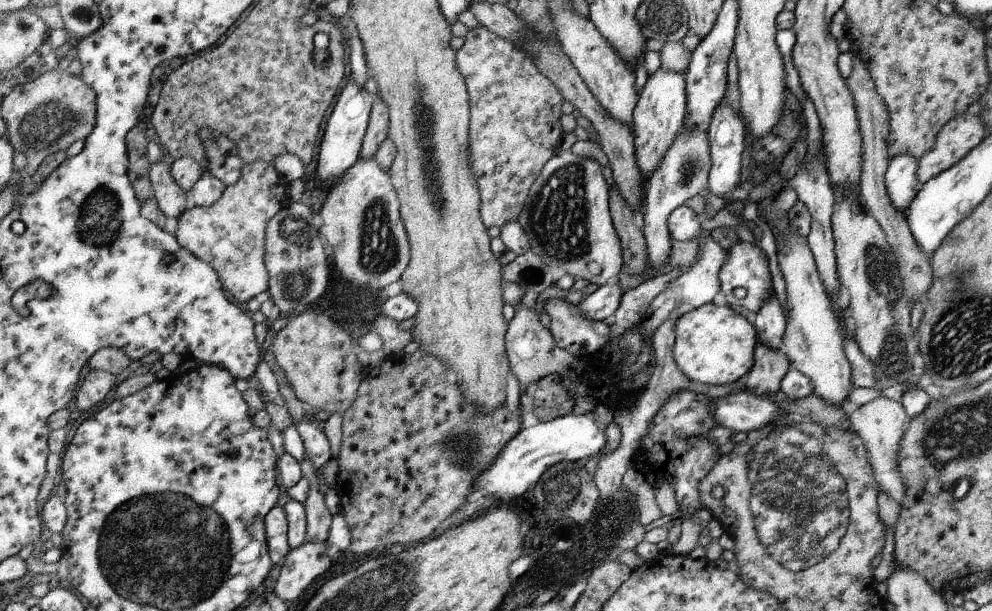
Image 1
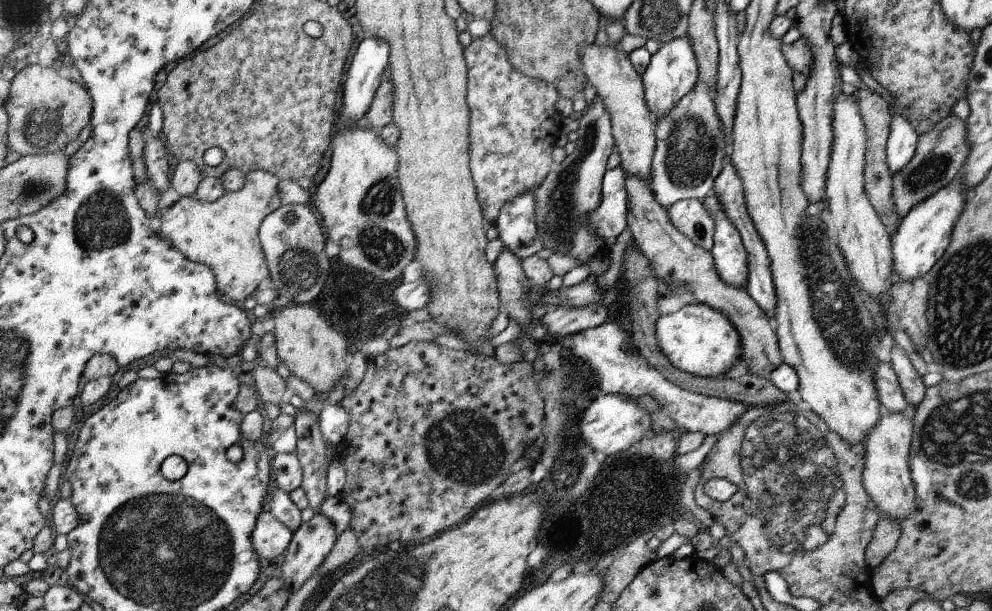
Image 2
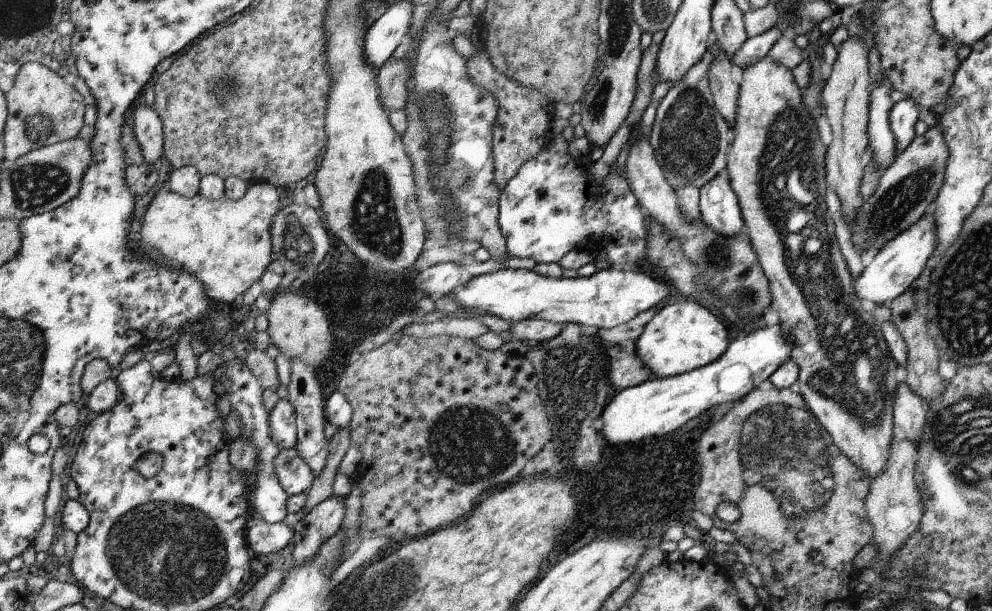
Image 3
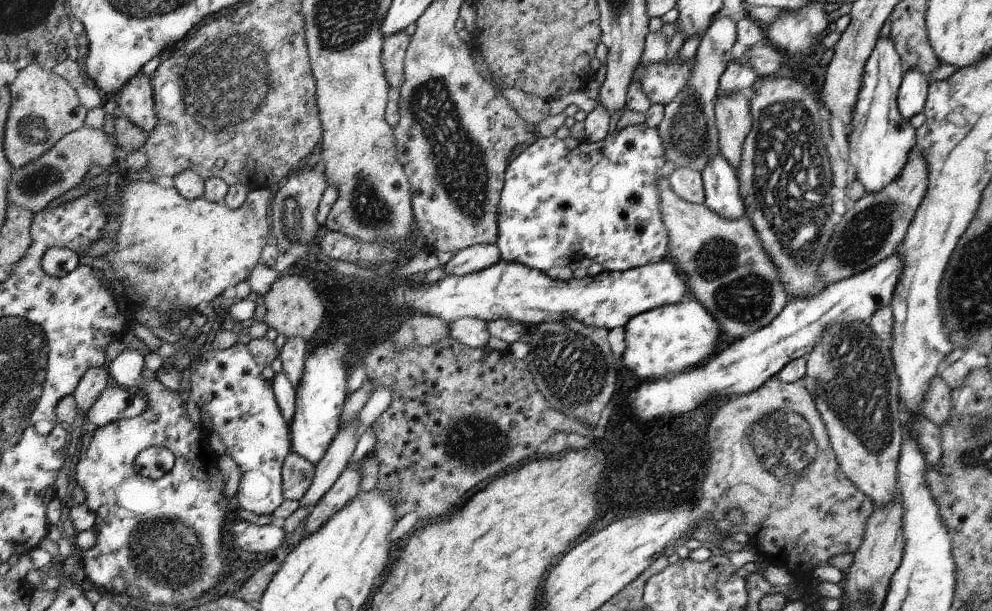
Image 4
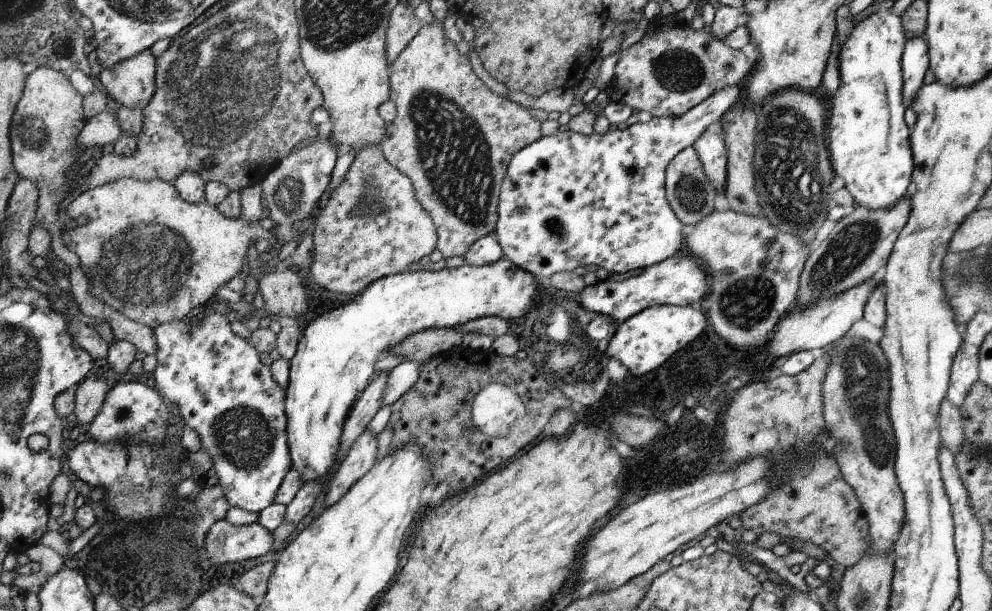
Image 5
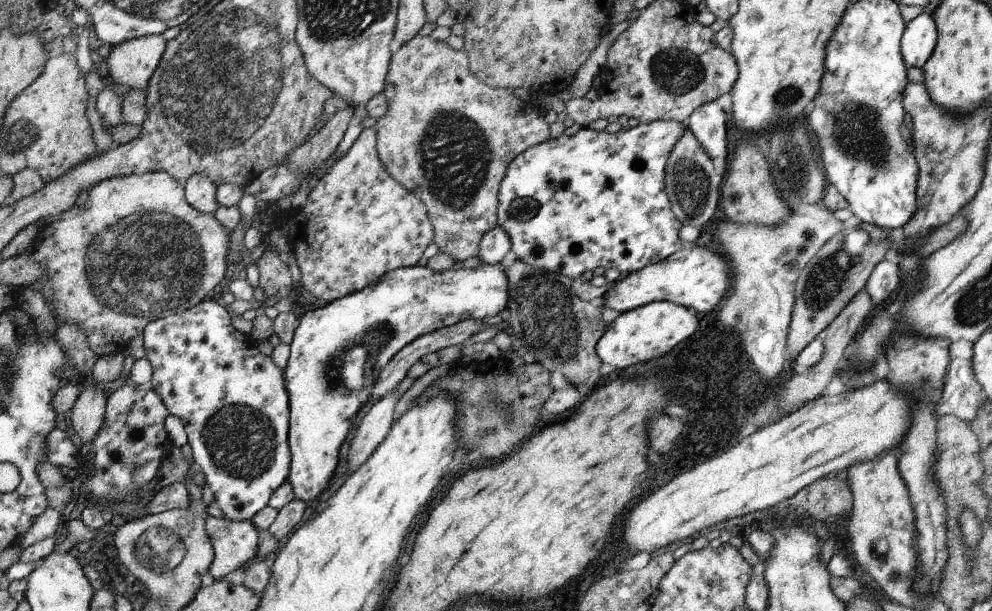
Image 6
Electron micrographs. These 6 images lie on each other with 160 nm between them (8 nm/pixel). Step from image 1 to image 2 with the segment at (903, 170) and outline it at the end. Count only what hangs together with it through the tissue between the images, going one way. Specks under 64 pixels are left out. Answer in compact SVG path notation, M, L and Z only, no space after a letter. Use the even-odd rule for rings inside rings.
M891 110L890 136L887 140L887 163L893 176L899 173L915 156L919 135L910 120Z

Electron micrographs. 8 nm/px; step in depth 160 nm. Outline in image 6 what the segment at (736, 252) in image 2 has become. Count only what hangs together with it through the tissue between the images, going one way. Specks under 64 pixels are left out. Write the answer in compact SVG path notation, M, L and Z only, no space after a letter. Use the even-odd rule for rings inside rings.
M713 101L700 106L686 121L711 160L726 159L728 154L728 128L724 116L724 110Z

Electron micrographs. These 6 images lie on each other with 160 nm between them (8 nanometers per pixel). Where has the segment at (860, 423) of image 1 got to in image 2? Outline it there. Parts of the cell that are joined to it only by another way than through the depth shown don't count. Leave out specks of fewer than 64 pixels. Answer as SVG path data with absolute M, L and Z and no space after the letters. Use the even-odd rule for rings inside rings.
M906 413L880 414L880 422L865 442L866 462L863 470L863 485L884 515L896 520L896 516L908 516L917 502L915 483L911 478L910 458L914 434L914 422Z

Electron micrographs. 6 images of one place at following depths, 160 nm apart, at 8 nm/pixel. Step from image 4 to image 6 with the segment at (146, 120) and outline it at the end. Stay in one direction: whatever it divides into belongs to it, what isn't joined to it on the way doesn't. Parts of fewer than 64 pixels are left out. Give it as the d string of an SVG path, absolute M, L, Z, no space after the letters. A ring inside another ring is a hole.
M149 35L124 42L106 52L109 75L116 86L146 90L158 69L167 42L162 35Z

